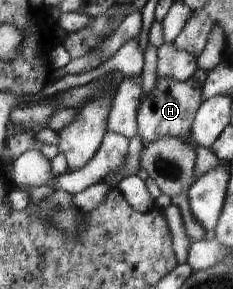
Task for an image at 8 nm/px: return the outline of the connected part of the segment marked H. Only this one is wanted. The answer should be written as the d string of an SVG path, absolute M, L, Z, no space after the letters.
M157 76L155 85L141 98L137 110L137 134L144 147L164 137L192 137L195 114L204 102L203 84L204 82L194 76L185 81Z

